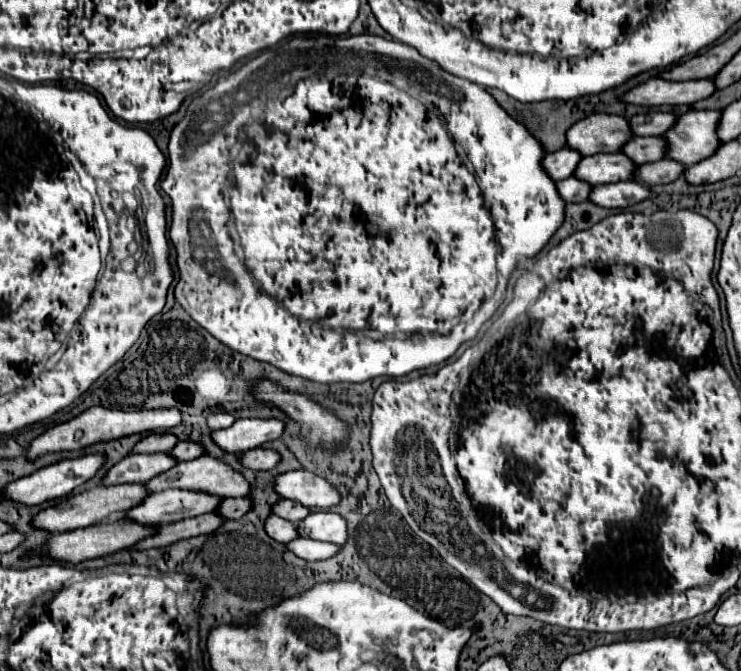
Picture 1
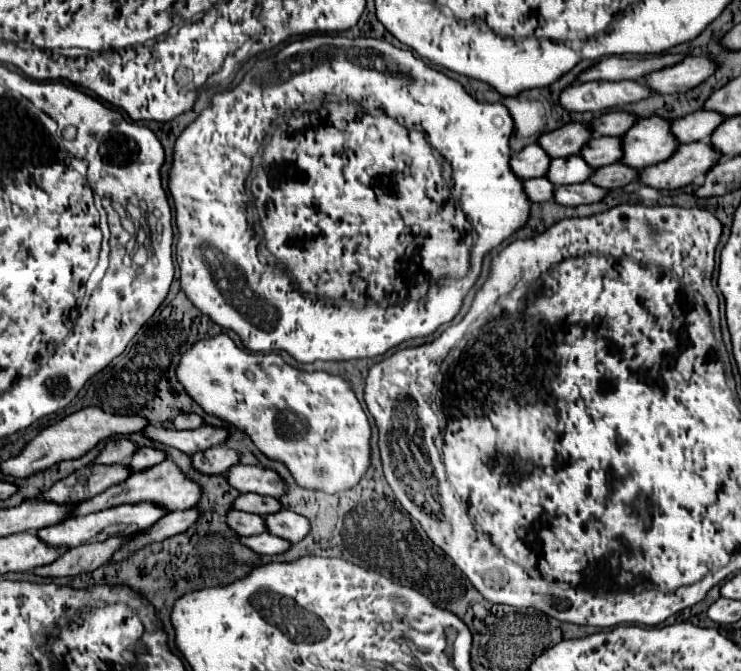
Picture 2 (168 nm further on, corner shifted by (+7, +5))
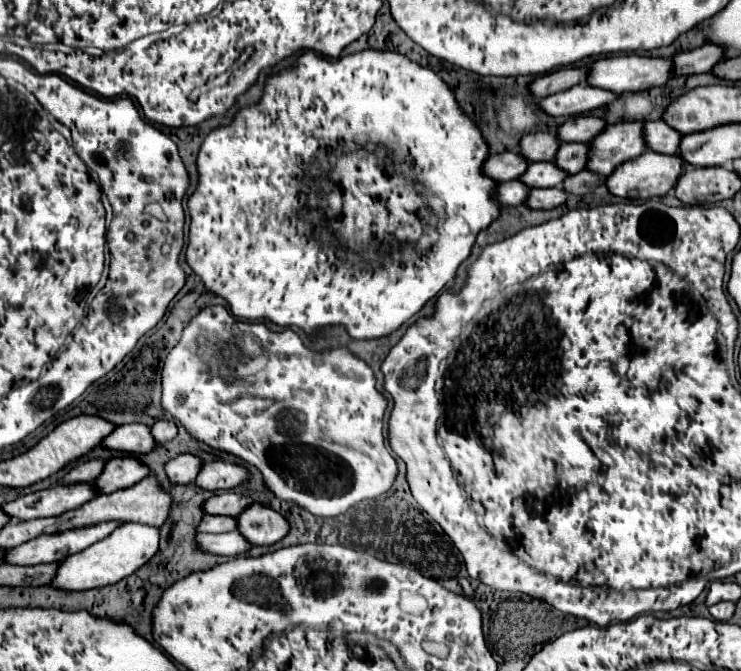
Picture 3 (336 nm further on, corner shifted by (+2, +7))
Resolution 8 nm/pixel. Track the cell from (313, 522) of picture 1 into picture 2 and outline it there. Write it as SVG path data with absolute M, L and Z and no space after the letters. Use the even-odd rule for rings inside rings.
M279 509L279 513L269 513L263 517L263 521L265 521L265 529L271 535L287 539L289 543L301 541L311 529L305 517L295 515L293 511L287 511L287 509Z

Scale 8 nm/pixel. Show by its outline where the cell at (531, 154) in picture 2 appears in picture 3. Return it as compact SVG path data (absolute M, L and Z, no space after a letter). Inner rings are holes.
M506 151L506 153L490 155L488 161L484 163L484 171L496 177L496 181L510 181L510 179L522 177L528 165L530 163L524 159L524 155L516 151Z

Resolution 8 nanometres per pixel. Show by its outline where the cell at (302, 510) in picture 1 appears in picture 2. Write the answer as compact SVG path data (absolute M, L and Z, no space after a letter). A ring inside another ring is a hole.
M243 493L235 499L233 509L245 511L245 513L257 513L257 515L267 515L273 511L279 511L281 505L277 499L273 497L263 497L263 495L255 495L255 493Z

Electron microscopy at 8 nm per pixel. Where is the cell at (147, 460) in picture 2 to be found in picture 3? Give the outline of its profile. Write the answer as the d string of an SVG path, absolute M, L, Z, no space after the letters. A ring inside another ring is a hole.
M120 455L112 457L106 463L102 477L98 477L96 483L100 485L100 489L104 489L104 493L112 493L116 489L142 481L146 475L148 467L136 455Z

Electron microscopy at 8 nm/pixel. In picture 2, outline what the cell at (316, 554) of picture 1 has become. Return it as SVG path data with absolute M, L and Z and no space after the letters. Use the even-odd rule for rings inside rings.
M261 533L261 535L251 535L251 537L241 537L241 541L245 543L247 549L259 553L259 555L277 555L283 553L291 547L289 541L279 539L271 533Z

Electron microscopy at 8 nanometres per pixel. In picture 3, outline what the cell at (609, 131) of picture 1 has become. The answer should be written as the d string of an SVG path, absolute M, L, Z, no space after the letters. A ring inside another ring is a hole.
M528 133L520 141L520 153L530 161L554 161L560 149L560 137L554 133Z

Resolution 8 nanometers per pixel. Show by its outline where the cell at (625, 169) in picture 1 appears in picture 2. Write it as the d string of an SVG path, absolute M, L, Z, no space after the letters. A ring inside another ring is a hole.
M571 155L567 159L551 159L551 167L547 169L547 179L553 185L571 185L571 183L585 183L593 169L583 163L579 155Z

